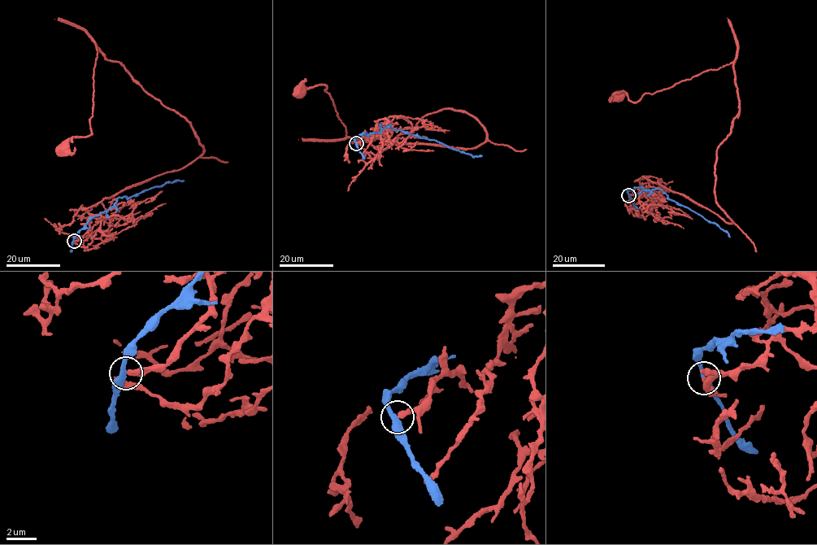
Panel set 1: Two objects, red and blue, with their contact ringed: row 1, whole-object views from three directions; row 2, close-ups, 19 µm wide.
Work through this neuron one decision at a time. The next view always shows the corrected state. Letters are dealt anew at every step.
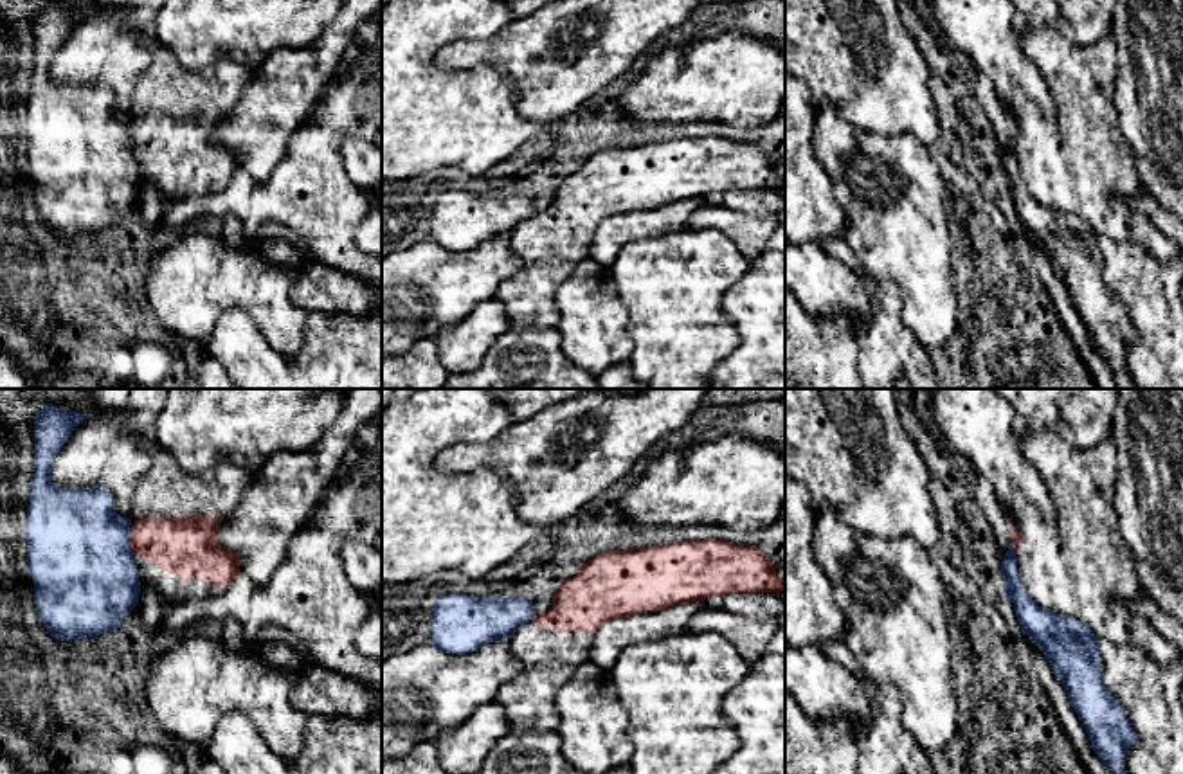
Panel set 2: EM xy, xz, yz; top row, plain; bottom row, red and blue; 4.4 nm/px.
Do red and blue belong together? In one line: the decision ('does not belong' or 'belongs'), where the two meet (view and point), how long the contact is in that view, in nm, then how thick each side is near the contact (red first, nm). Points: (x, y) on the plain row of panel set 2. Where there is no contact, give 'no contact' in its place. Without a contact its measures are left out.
does not belong; meets red in xy at (130, 137); contact 120 nm long; 260 nm thick on the red side, 460 nm on the other

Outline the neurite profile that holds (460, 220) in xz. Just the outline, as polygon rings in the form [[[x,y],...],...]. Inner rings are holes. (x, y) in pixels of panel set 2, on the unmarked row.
[[[445,191],[430,209],[430,236],[447,250],[472,250],[504,234],[537,211],[526,194]]]

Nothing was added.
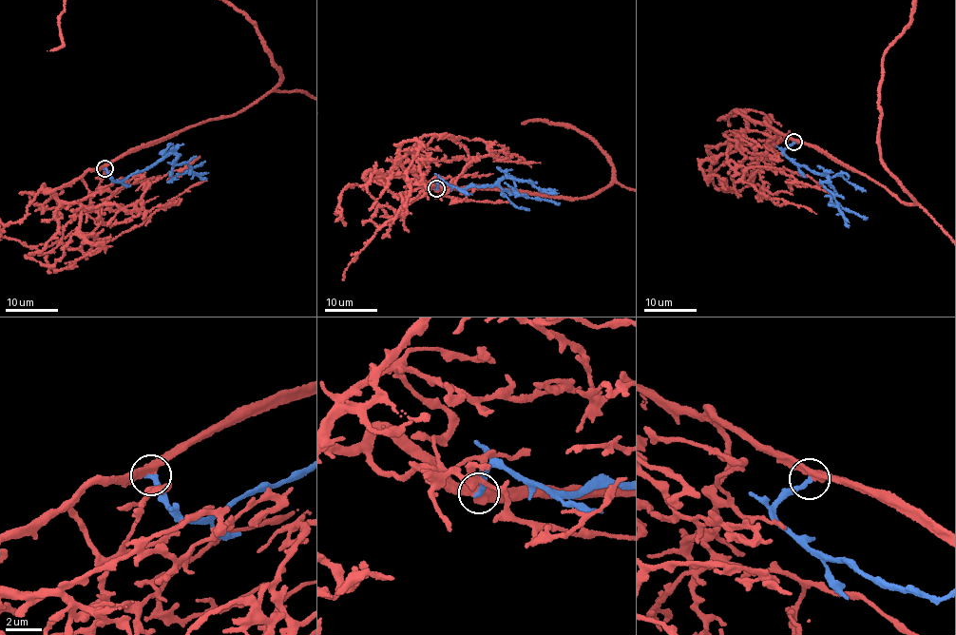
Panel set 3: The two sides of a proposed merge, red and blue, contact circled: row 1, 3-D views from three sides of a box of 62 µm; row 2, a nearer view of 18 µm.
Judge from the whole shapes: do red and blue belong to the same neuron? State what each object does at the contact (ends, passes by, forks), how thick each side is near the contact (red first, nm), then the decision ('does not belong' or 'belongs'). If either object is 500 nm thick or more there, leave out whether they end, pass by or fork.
red passes by; blue ends; calibres 480 and 300 nm; belongs

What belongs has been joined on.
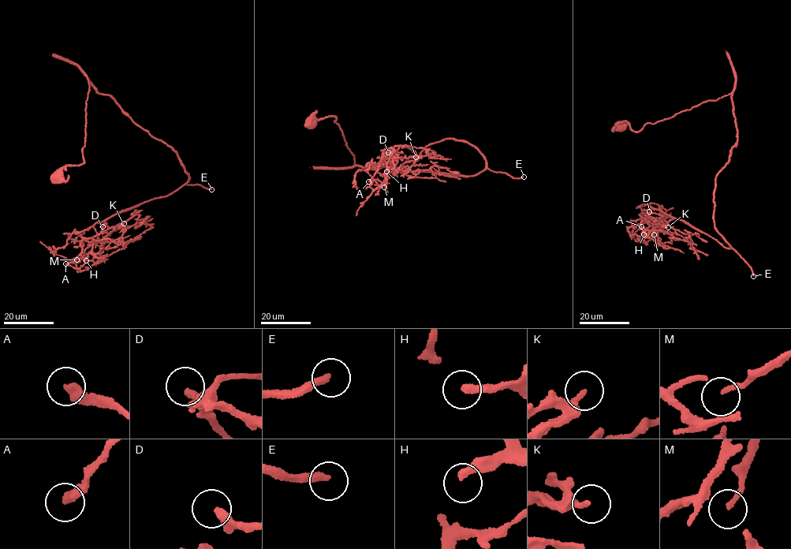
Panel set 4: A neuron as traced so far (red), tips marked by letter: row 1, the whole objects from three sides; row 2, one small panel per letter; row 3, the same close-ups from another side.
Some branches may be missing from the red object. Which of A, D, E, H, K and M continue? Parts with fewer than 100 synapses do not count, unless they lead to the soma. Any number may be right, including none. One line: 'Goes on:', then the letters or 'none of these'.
Goes on: E

